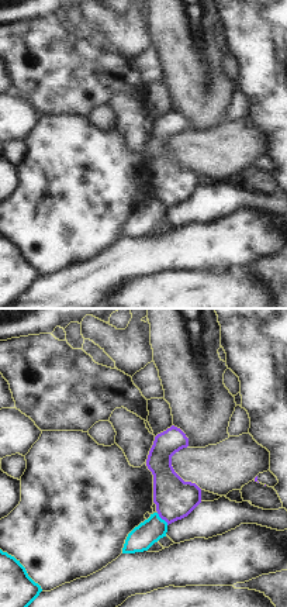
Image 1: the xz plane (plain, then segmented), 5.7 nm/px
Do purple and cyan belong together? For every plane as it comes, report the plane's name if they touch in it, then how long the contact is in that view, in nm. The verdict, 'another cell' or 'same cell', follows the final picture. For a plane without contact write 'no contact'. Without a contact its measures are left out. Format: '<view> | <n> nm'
xz | 100 nm

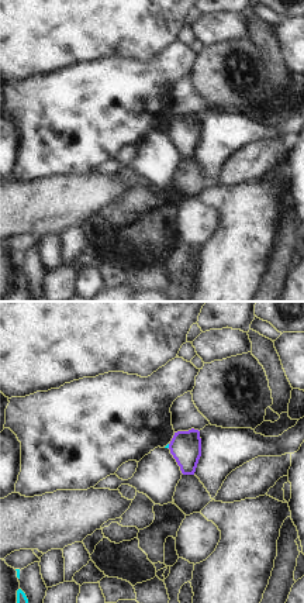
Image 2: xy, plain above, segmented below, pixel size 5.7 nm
xy | 30 nm

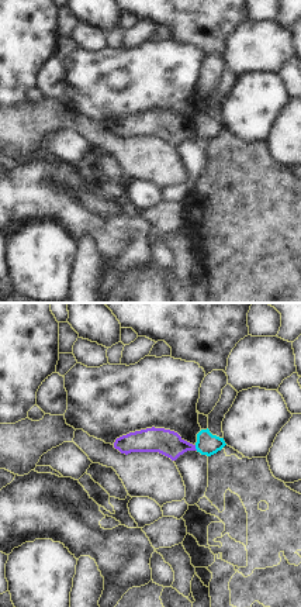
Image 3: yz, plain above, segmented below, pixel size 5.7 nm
yz | 40 nm

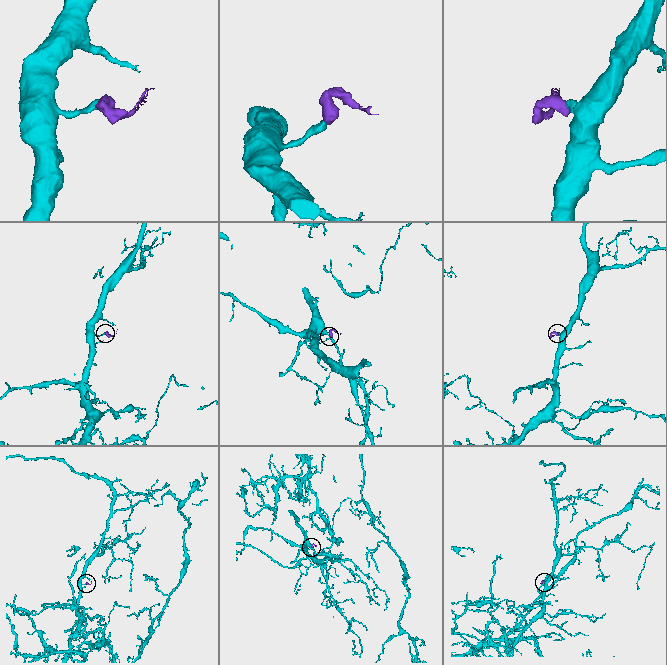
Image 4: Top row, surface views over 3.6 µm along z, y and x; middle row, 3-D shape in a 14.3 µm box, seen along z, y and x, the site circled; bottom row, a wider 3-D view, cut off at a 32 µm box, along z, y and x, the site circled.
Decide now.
another cell

